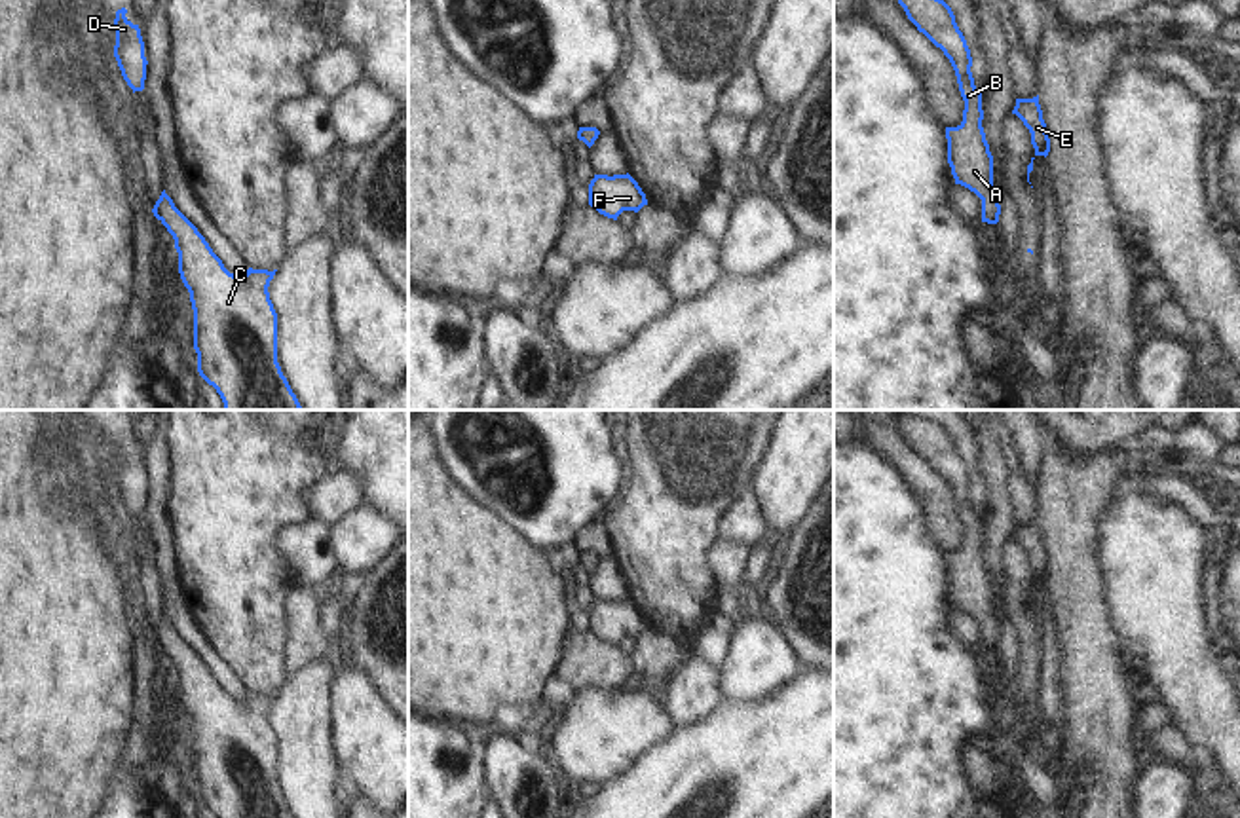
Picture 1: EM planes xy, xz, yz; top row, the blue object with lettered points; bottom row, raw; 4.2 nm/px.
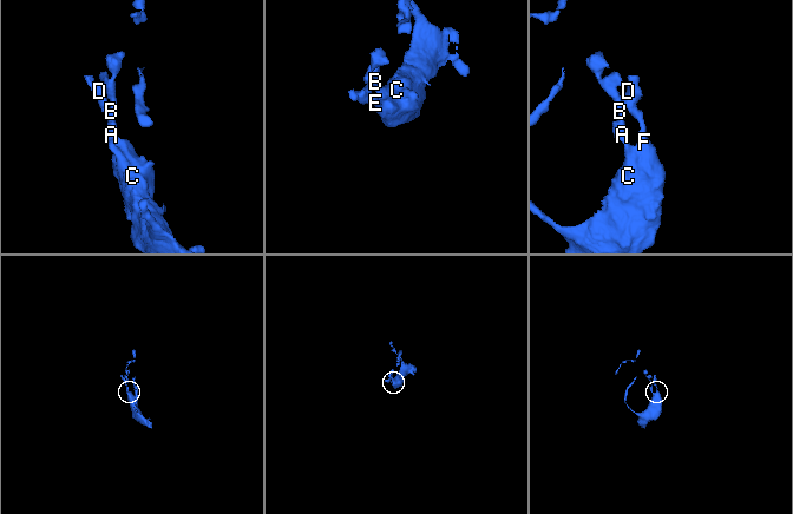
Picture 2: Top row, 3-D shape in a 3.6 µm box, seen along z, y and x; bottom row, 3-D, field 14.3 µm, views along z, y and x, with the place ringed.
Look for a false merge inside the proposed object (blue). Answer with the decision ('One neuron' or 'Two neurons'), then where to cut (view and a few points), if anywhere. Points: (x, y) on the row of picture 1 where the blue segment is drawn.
One neuron. No split.

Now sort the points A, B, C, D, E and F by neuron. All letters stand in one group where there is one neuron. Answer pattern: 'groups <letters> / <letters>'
groups A B C D E F

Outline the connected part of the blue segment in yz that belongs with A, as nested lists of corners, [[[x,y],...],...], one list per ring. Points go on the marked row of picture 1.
[[[898,0],[898,4],[917,30],[944,51],[955,70],[965,110],[957,127],[946,127],[948,163],[955,184],[982,199],[982,222],[997,224],[1001,205],[993,192],[993,156],[982,127],[982,93],[974,85],[967,40],[944,0]]]

